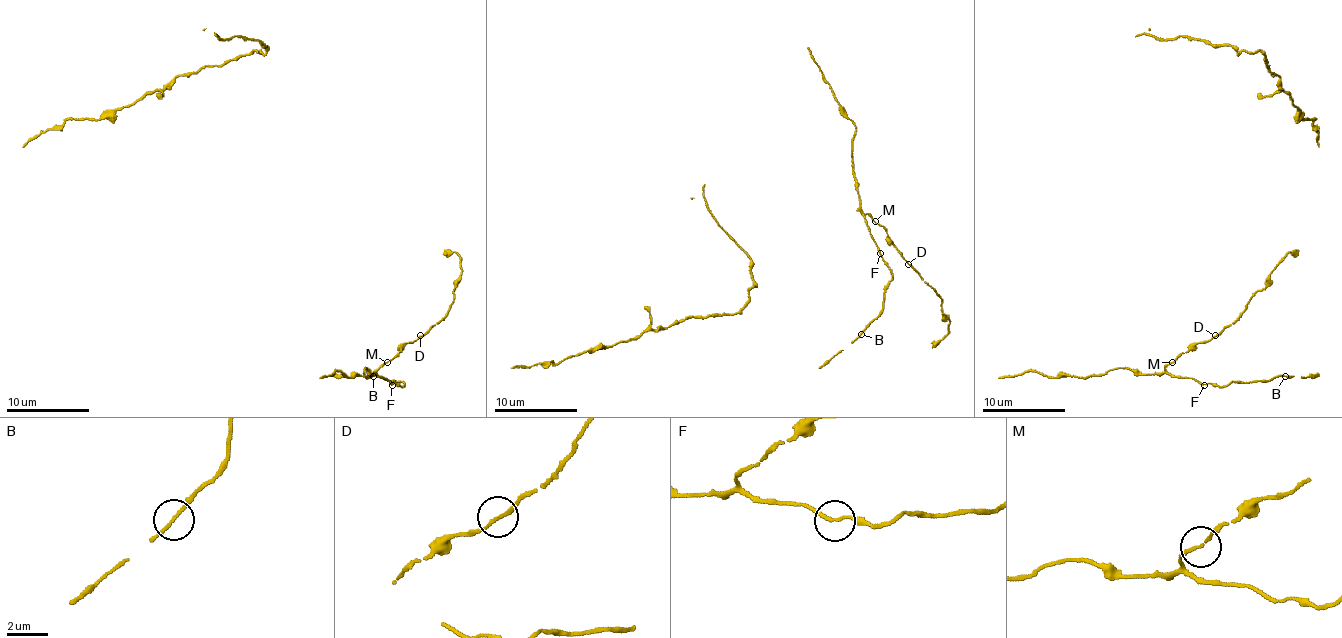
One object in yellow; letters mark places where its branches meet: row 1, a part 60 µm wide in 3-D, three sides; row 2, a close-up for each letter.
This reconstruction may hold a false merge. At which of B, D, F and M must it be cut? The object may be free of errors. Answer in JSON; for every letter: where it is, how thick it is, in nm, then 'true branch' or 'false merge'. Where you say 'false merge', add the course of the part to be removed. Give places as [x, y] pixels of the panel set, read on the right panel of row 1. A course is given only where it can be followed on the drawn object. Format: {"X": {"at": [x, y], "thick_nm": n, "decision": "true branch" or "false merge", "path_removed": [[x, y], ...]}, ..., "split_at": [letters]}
{"B": {"at": [1285, 376], "thick_nm": 140, "decision": "true branch"}, "D": {"at": [1215, 335], "thick_nm": 140, "decision": "true branch"}, "F": {"at": [1204, 385], "thick_nm": 140, "decision": "true branch"}, "M": {"at": [1172, 362], "thick_nm": 130, "decision": "true branch"}, "split_at": []}

